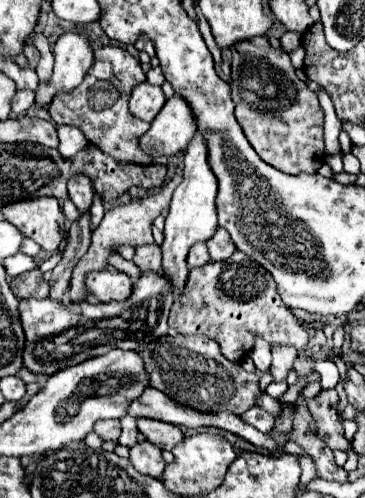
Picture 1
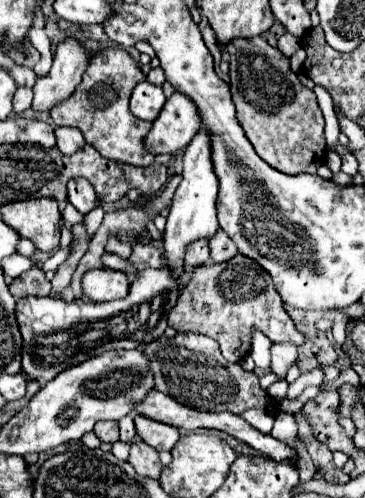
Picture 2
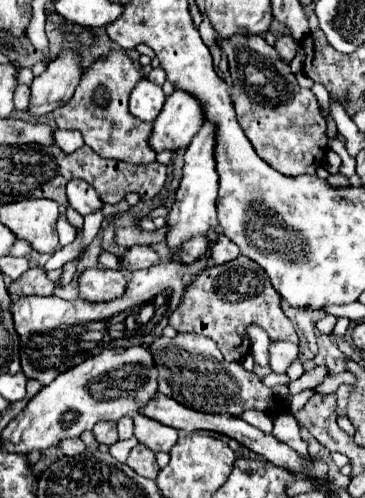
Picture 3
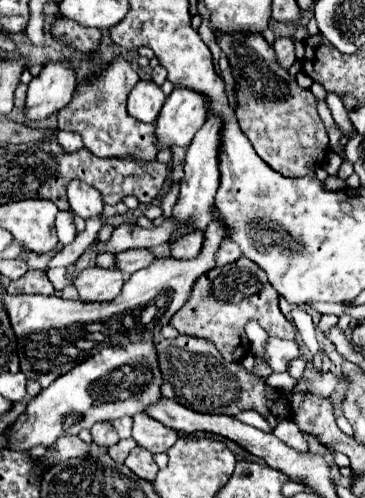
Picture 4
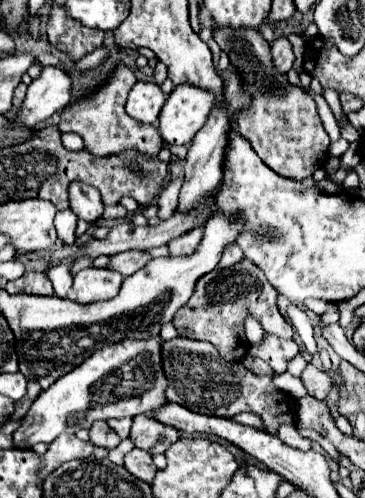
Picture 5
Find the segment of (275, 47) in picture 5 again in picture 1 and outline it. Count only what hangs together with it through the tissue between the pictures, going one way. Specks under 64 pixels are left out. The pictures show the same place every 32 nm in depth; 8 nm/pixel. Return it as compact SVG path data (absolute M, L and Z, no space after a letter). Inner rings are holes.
M288 30L288 32L284 32L284 34L282 34L280 44L282 44L284 52L290 52L290 50L294 50L294 48L298 48L298 46L300 46L300 40L302 40L300 32L292 32L292 30Z

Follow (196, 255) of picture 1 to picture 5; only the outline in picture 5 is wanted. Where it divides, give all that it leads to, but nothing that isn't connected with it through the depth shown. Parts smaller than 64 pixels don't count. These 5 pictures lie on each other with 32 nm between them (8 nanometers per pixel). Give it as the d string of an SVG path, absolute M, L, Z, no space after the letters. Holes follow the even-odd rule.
M202 228L190 230L186 236L174 238L172 242L168 242L170 256L190 256L190 252L196 252L200 240L202 240Z

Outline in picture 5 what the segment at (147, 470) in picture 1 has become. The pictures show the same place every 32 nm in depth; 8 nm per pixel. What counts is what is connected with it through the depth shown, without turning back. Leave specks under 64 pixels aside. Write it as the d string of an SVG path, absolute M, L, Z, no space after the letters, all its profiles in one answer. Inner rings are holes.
M134 448L132 452L126 454L124 466L128 468L130 474L134 474L138 480L144 480L144 482L152 482L154 474L158 470L154 466L154 462L152 462L152 454L150 452L142 452L140 448Z

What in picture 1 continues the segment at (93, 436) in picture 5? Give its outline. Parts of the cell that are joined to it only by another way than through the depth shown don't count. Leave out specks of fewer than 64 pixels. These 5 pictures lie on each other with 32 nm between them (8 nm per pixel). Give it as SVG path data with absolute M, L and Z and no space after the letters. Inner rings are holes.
M100 420L94 424L94 432L102 440L118 440L120 438L120 420Z

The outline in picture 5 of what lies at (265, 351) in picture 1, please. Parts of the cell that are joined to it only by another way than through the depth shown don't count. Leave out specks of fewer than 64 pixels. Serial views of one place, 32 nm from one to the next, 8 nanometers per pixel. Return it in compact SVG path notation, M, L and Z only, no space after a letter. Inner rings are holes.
M248 318L248 322L244 322L244 330L246 330L246 338L252 346L260 346L266 332L264 328L260 328L260 324L254 320L254 318Z

